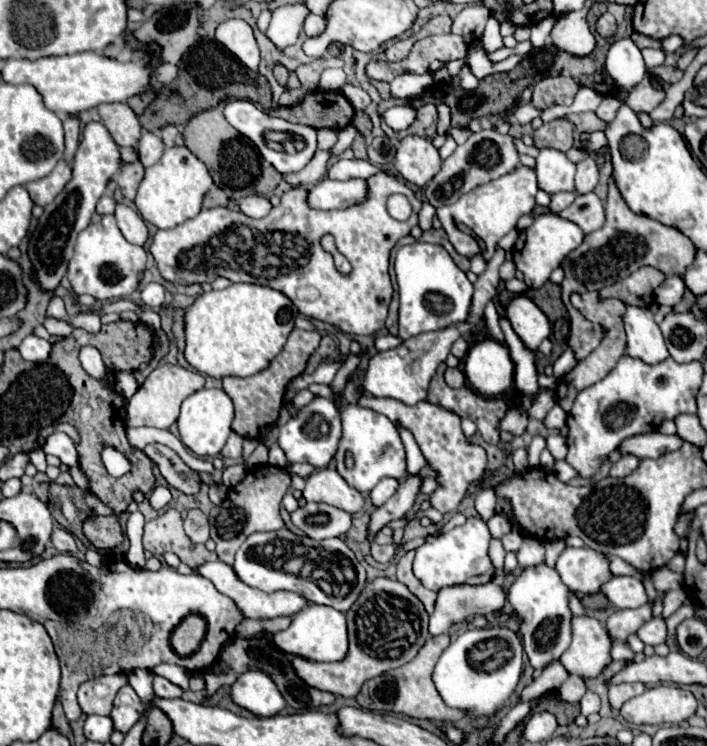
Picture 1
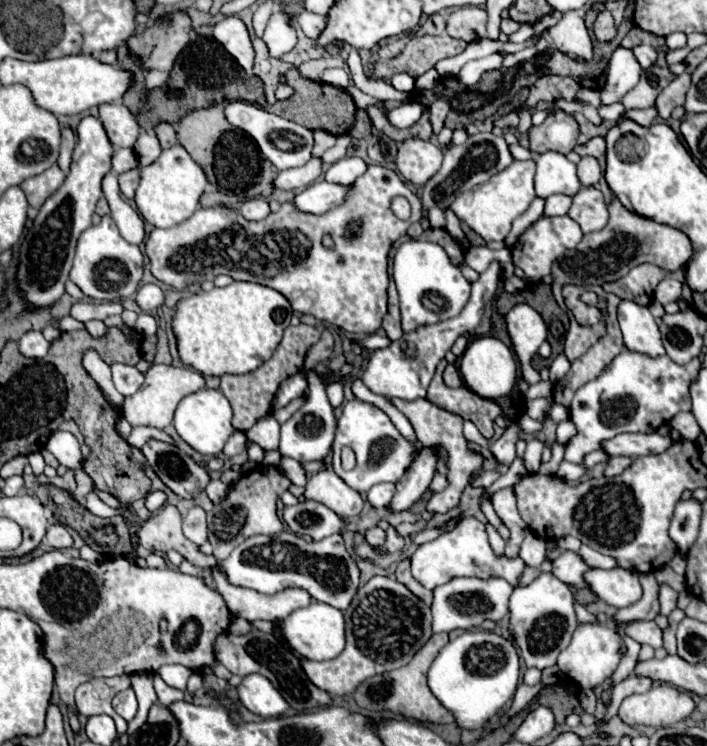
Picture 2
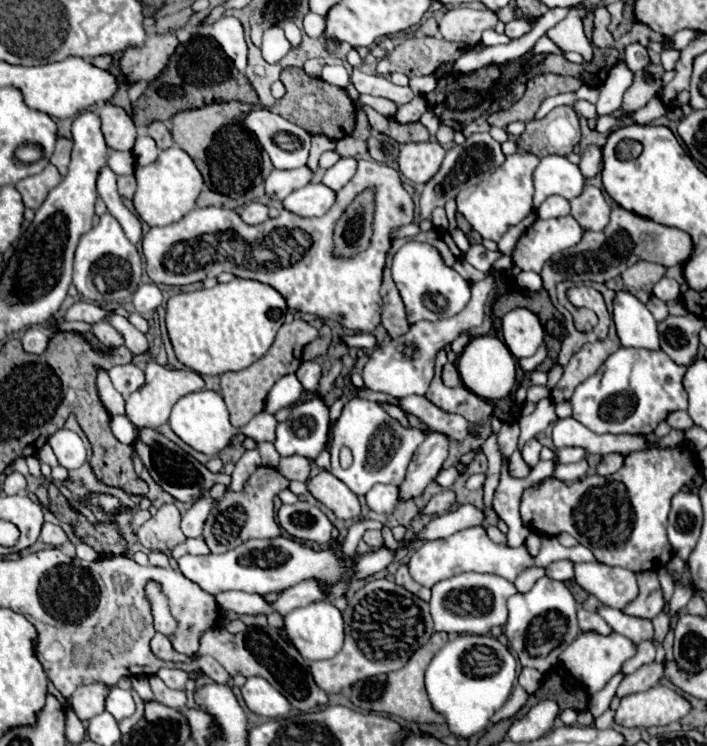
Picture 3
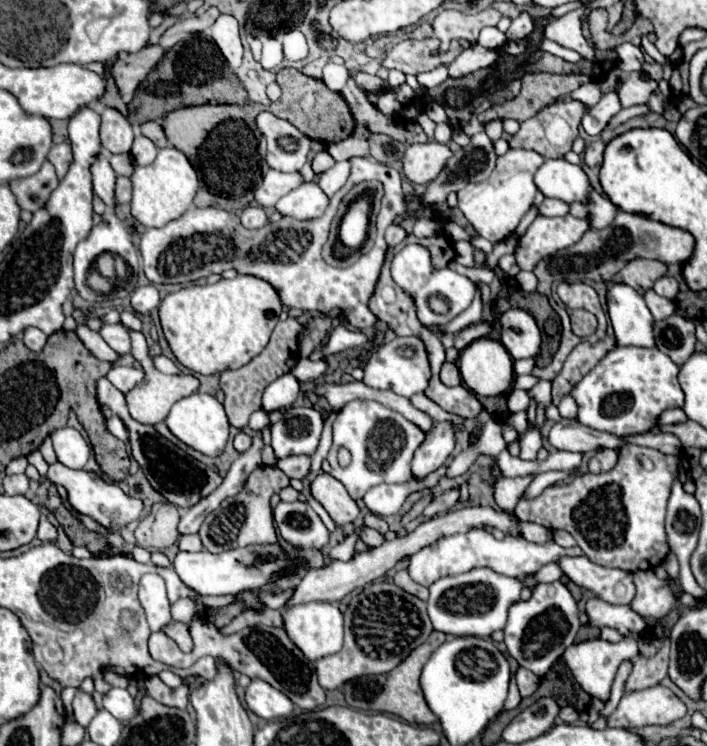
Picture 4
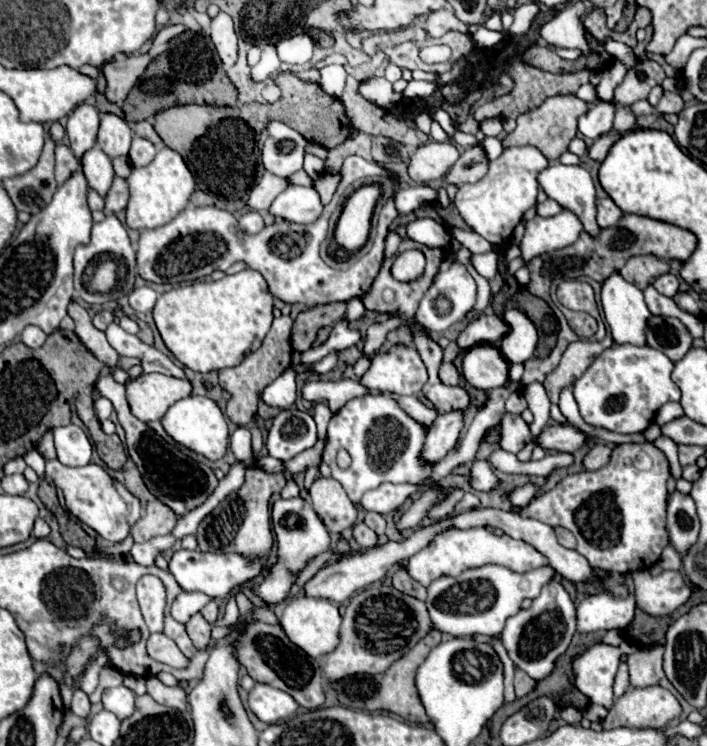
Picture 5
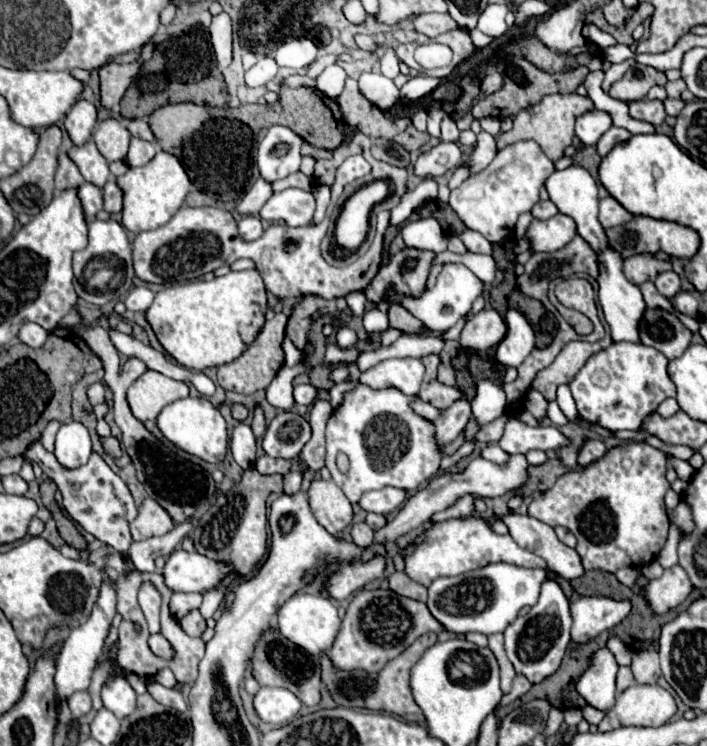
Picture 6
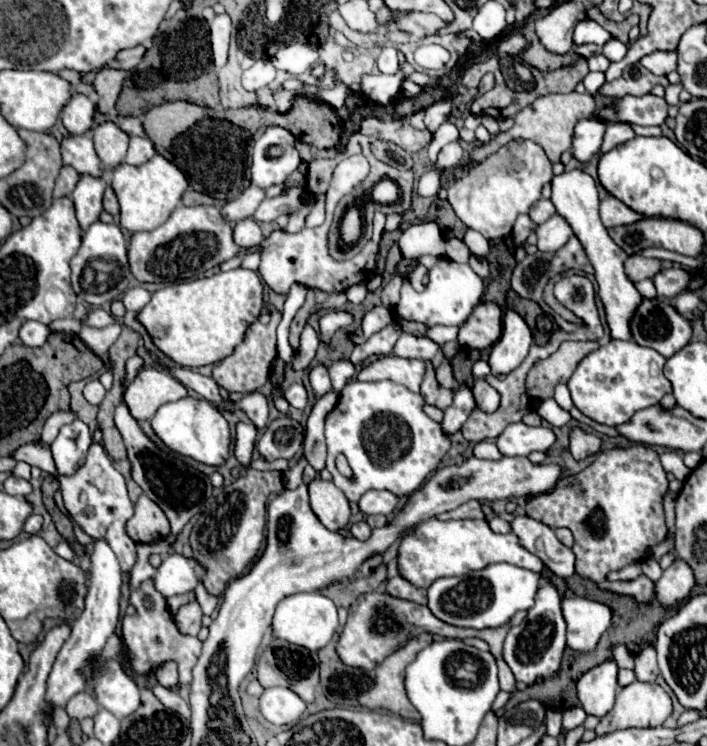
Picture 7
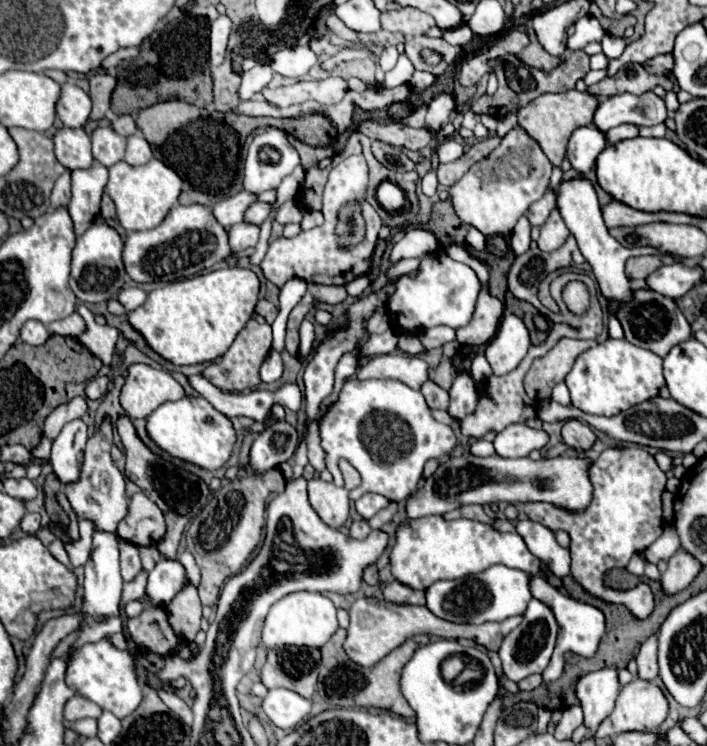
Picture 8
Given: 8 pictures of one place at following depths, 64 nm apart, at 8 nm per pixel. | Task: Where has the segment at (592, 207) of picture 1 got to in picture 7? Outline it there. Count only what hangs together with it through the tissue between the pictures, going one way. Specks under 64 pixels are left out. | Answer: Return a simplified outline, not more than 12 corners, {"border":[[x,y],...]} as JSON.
{"border":[[608,196],[600,202],[600,218],[606,228],[632,224],[642,216]]}

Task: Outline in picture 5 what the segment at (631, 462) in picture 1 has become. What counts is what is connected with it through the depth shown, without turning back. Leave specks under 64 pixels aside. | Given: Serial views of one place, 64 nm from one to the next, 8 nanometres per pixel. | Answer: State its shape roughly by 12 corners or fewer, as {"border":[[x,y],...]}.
{"border":[[594,444],[584,458],[586,470],[600,470],[608,464],[612,450]]}

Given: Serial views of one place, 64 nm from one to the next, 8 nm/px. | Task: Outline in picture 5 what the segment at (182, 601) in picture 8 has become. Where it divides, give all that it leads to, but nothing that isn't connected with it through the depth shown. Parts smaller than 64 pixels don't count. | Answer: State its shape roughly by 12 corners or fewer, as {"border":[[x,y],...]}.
{"border":[[202,614],[186,622],[186,632],[196,650],[212,648],[210,624]]}

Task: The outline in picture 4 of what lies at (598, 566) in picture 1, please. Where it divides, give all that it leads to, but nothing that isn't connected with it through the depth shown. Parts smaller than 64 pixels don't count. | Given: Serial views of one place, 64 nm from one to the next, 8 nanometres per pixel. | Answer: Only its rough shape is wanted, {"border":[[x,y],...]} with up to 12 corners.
{"border":[[558,562],[536,576],[490,568],[430,586],[434,630],[488,638],[502,630],[524,584],[564,576]]}

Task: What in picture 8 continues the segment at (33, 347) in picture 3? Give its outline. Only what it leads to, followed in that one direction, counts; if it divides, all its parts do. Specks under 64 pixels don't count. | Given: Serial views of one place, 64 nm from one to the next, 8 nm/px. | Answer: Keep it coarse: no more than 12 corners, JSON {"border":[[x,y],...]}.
{"border":[[38,320],[22,326],[20,338],[30,346],[40,346],[50,338]]}

